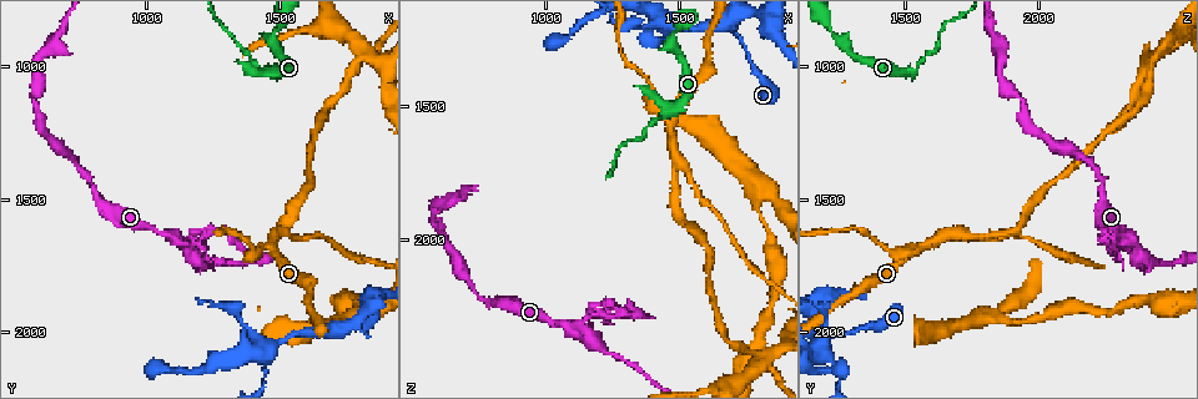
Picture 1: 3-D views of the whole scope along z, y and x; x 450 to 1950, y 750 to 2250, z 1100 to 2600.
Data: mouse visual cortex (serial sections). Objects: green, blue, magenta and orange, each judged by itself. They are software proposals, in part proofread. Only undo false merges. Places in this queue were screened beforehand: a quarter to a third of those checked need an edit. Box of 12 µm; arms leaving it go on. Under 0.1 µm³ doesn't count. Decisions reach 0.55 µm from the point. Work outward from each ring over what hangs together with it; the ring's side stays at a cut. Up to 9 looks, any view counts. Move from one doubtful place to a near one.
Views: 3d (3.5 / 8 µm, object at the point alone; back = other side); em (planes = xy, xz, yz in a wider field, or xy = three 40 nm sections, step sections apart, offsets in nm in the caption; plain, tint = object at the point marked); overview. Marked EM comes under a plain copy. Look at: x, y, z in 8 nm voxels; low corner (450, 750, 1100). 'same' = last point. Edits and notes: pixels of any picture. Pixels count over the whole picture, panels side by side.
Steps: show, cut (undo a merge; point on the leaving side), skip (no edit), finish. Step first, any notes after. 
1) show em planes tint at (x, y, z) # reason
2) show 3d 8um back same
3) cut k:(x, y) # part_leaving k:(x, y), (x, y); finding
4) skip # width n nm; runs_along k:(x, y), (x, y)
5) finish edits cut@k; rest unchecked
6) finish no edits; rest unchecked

show 3d 3.5um at (1360, 1940, 1210) # narrows sharply

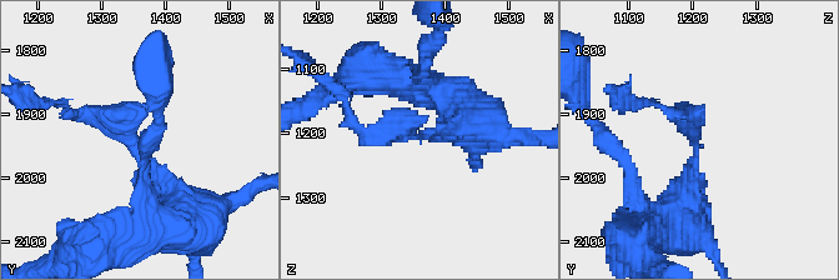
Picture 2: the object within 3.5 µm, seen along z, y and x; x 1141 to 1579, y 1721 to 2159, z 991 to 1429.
show em xy step 3 tint at (1355, 1945, 1210) # arm_widths 250, 300 nm

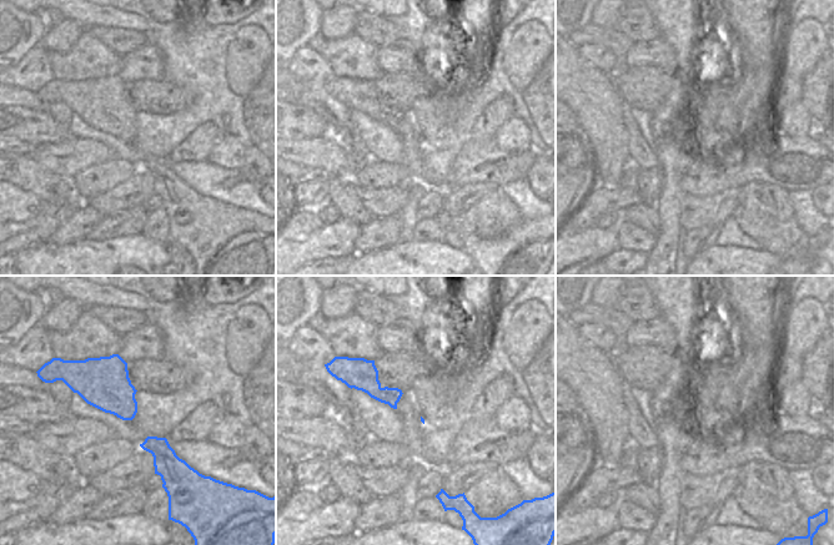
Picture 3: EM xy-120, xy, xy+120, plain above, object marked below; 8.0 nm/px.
skip # runs_along 2:(200, 221), (116, 121), (74, 114); one cell here

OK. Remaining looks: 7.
show 3d 3.5um back at (1490, 1630, 1690) # side arm on a straight run

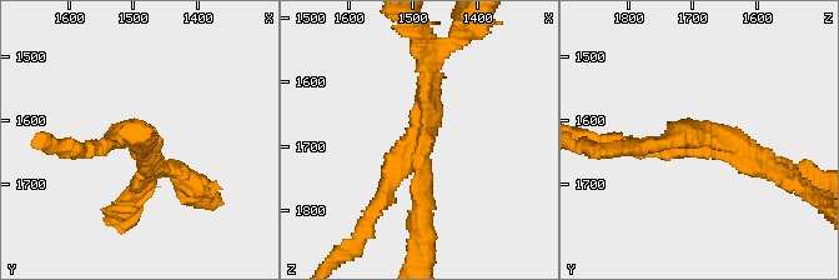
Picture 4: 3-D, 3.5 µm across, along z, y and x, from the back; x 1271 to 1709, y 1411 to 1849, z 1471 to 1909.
show em xy step 2 tint at (1485, 1630, 1695)

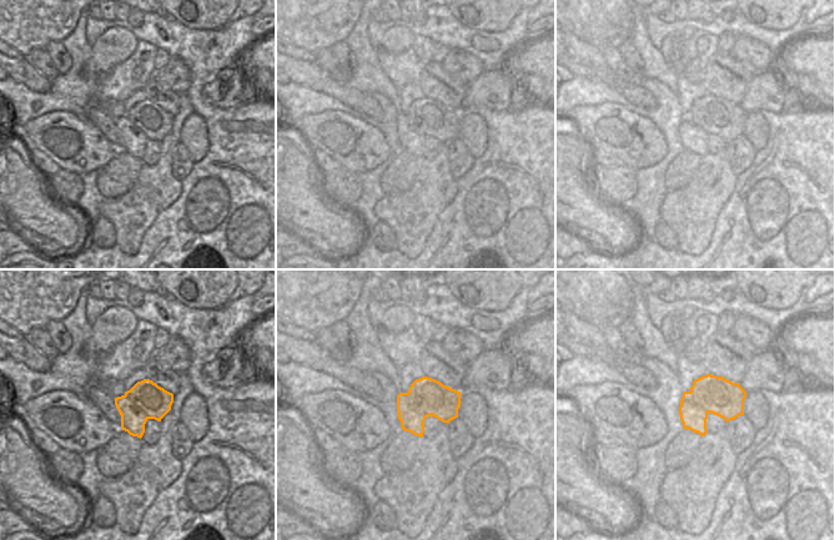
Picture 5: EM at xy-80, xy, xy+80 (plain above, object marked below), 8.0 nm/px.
cut 4:(378, 196) # arms 3; arm_widths 200, 200, 250 nm; two cells meet here

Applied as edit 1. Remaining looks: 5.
show 3d 8um at (1430, 1000, 1550)

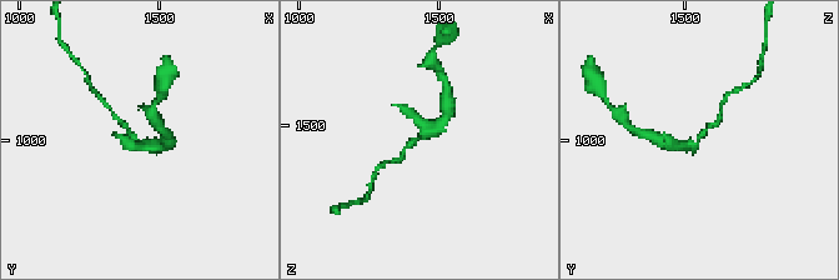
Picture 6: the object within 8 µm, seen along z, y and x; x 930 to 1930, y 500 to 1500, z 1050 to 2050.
show 3d 3.5um back at (1430, 1010, 1550)

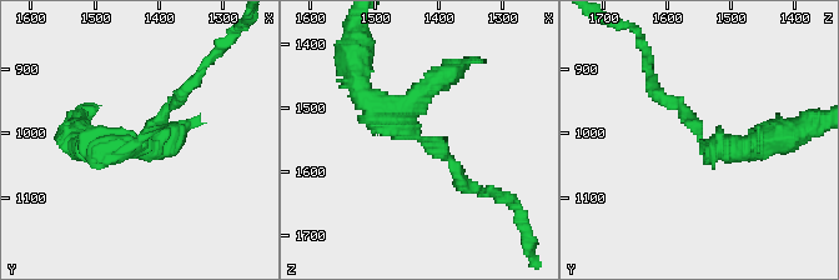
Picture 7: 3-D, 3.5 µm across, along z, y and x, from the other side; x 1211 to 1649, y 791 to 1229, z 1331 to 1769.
show em xy step 1 tint at (1425, 995, 1555) # arm_widths 150, 300 nm; now the EM

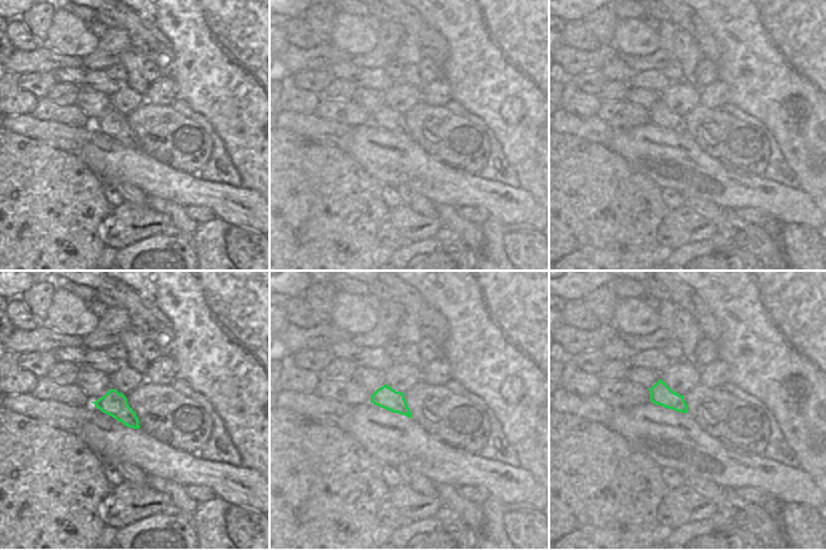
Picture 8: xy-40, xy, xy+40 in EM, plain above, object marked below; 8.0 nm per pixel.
cut 7:(679, 101) # width 180 nm; part_leaving 7:(697, 133), (649, 83), (646, 51); two cells meet here

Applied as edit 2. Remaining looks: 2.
finish edits cut@4, cut@7; rest unchecked

